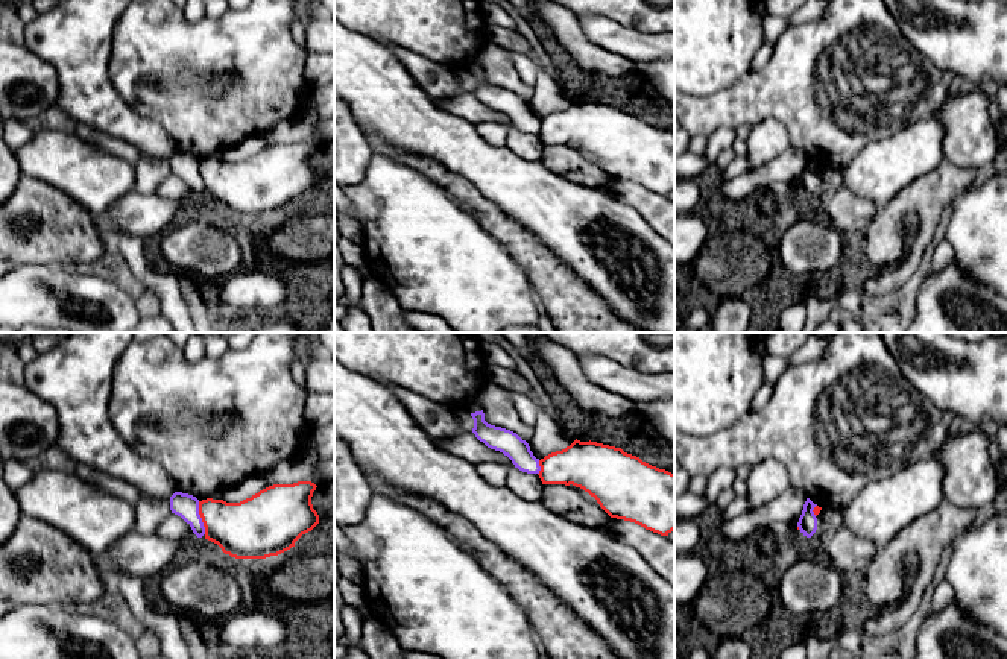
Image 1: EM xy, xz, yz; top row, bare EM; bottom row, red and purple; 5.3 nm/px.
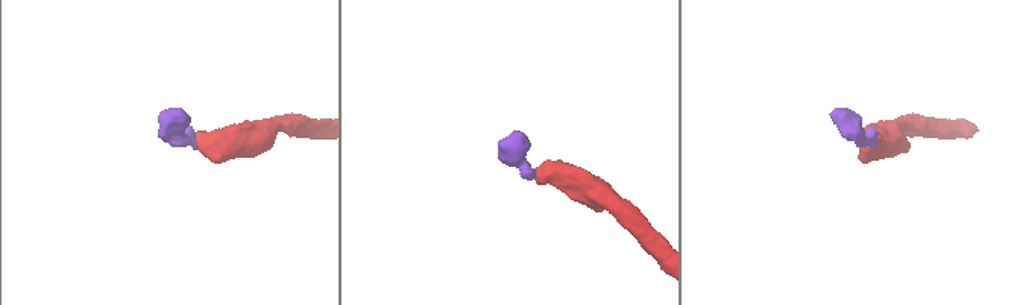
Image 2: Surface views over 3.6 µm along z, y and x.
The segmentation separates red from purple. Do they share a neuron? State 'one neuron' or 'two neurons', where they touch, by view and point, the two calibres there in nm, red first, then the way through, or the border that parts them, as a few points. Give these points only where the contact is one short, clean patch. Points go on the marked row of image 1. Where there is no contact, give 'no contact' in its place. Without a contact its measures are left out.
two neurons; meets red in xy at (201, 517); 300 nm thick on the red side, 130 nm on the other; border along xy (198, 501), (198, 513), (205, 533)

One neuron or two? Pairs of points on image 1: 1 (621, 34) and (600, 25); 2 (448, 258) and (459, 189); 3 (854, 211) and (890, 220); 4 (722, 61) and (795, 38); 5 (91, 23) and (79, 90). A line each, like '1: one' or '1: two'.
1: one
2: two
3: two
4: two
5: one

